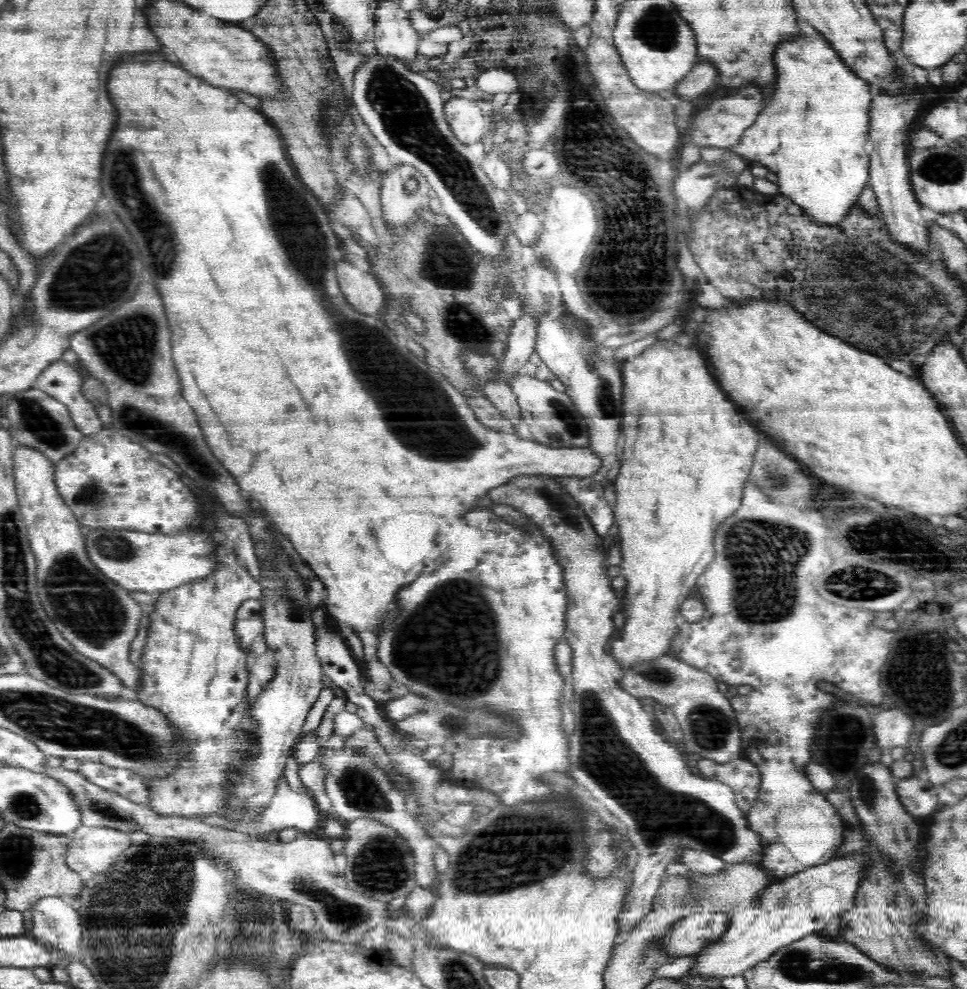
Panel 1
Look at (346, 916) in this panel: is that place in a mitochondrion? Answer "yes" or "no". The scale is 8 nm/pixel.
yes

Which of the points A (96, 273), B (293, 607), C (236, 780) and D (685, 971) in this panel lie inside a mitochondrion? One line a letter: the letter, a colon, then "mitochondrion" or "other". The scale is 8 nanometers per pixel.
A: mitochondrion
B: mitochondrion
C: mitochondrion
D: other

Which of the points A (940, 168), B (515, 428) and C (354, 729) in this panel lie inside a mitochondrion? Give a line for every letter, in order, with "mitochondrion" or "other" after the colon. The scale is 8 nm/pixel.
A: mitochondrion
B: other
C: other

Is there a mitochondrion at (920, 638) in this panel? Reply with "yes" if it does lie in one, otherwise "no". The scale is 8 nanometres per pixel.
yes

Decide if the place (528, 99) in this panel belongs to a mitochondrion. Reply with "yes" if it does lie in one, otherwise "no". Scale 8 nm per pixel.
no

